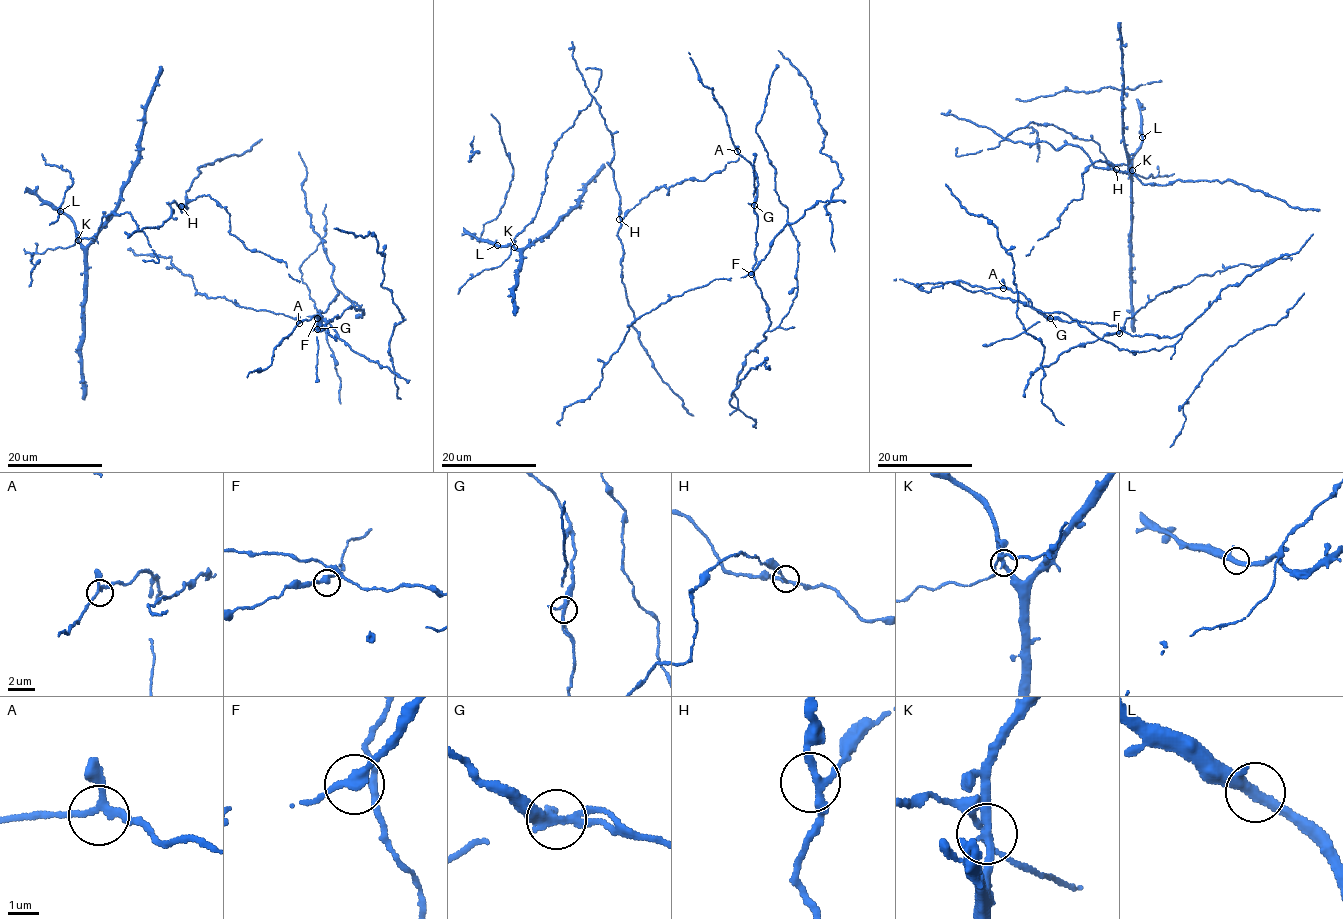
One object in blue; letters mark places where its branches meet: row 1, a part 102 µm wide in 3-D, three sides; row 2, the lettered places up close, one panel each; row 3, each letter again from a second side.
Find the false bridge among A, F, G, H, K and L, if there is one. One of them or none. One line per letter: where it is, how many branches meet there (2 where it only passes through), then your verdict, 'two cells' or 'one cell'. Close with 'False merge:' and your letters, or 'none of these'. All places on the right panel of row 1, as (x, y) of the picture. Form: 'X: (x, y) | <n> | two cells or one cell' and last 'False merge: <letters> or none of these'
A: (1003, 288) | 3 | one cell
F: (1119, 333) | 3 | one cell
G: (1050, 318) | 3 | one cell
H: (1116, 169) | 3 | one cell
K: (1132, 170) | 3 | one cell
L: (1142, 137) | 3 | one cell
False merge: none of these

